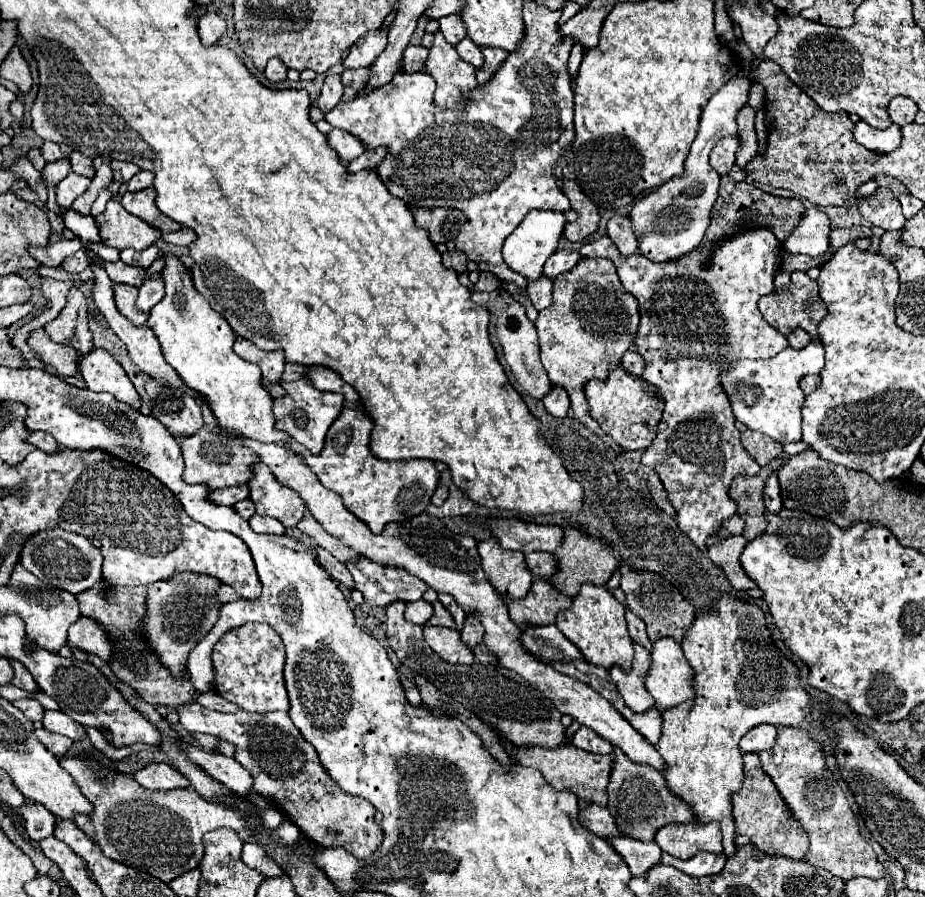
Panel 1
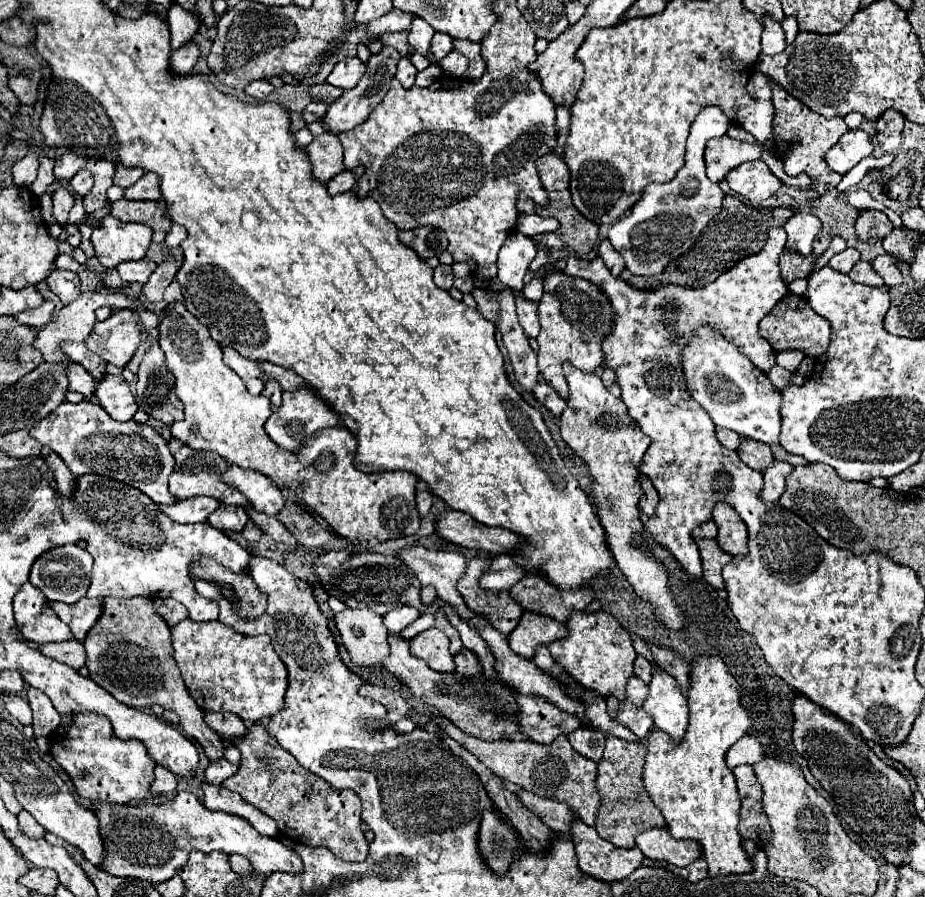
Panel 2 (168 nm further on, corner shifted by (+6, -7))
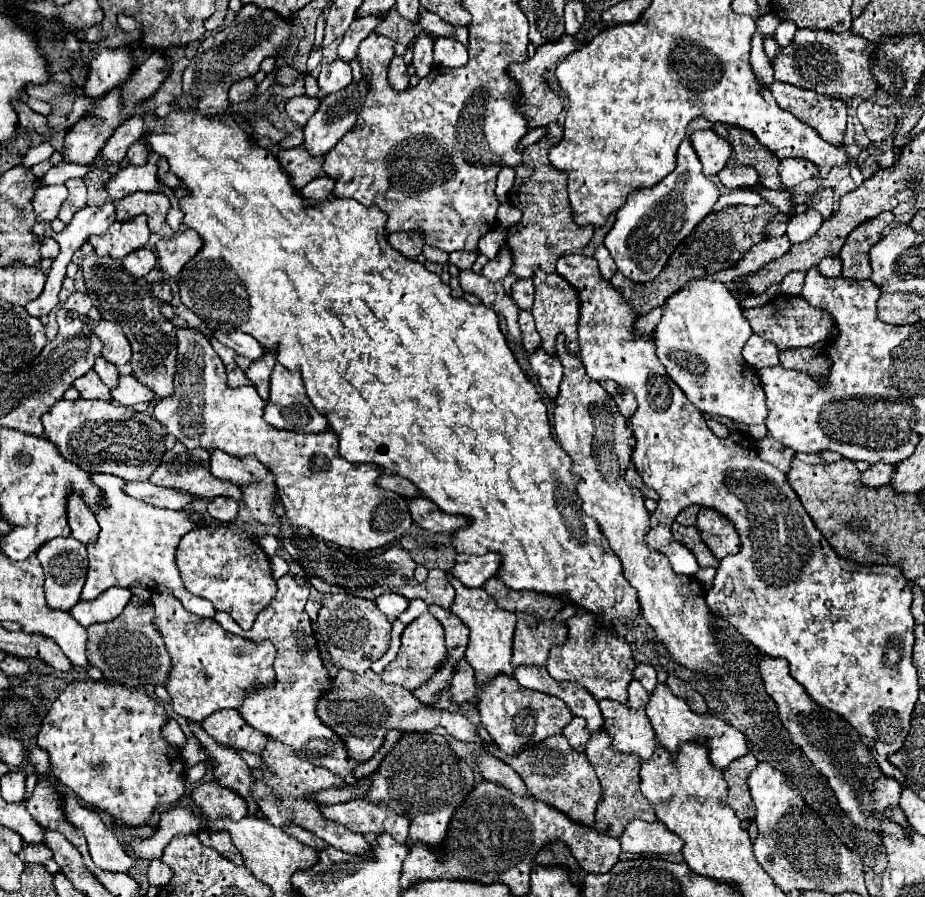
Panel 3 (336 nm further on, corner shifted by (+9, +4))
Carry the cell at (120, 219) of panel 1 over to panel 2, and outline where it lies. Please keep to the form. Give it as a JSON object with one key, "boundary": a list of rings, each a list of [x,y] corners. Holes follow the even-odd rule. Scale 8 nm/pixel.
{"boundary":[[[107,215],[101,221],[101,229],[93,229],[91,235],[95,257],[103,267],[143,259],[151,245],[151,233],[145,223],[123,223]]]}

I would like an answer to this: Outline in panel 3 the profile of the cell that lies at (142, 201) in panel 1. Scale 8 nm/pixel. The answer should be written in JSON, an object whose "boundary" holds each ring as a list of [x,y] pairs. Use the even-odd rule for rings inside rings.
{"boundary":[[[134,192],[122,198],[116,208],[116,220],[130,220],[138,214],[148,216],[150,232],[158,234],[160,238],[170,238],[174,230],[166,224],[166,212],[170,210],[170,200],[166,194],[158,192]]]}

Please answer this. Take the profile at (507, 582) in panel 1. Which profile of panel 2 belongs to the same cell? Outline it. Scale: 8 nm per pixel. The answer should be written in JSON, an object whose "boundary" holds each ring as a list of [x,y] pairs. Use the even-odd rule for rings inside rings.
{"boundary":[[[473,557],[469,559],[465,575],[457,581],[457,591],[465,599],[465,605],[487,619],[497,631],[501,631],[505,637],[517,627],[517,621],[521,619],[521,609],[509,601],[507,591],[485,591],[477,587],[477,577],[481,577],[481,569],[489,565],[487,557]]]}

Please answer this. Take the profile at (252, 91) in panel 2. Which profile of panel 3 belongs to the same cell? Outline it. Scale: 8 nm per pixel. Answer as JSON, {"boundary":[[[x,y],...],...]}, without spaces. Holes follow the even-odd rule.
{"boundary":[[[244,78],[240,82],[236,82],[232,88],[230,88],[230,100],[232,102],[242,102],[242,100],[248,100],[256,94],[258,90],[258,84],[254,78]]]}

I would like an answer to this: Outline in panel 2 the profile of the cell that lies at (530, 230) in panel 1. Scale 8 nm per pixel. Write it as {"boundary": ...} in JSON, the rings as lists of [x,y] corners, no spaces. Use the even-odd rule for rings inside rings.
{"boundary":[[[511,233],[509,241],[501,247],[499,259],[497,259],[497,279],[515,291],[521,291],[525,285],[525,273],[529,269],[529,263],[533,261],[537,253],[537,245],[531,237],[521,235],[521,233]]]}

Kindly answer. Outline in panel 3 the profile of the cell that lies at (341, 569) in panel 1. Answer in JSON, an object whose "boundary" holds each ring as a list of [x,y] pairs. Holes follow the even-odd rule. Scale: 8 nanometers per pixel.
{"boundary":[[[180,442],[174,444],[172,450],[166,450],[160,466],[156,468],[156,472],[150,476],[150,482],[156,486],[166,486],[166,488],[176,488],[176,490],[186,490],[198,498],[216,498],[216,496],[228,496],[234,498],[238,504],[242,504],[242,488],[226,482],[226,480],[218,480],[210,474],[210,452],[204,448],[196,448],[190,450],[186,446],[182,446]]]}

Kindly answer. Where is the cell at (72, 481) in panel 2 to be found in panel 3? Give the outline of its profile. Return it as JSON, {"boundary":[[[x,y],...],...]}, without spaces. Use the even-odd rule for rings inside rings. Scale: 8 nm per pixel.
{"boundary":[[[70,492],[70,498],[66,500],[66,510],[68,510],[68,524],[72,528],[72,536],[82,544],[94,542],[100,532],[100,526],[94,514],[88,510],[86,502],[82,502],[82,496],[78,492]]]}

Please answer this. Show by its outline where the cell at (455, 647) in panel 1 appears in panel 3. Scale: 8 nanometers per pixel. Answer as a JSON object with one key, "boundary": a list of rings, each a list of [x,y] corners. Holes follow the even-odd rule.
{"boundary":[[[426,612],[414,622],[410,622],[410,626],[406,626],[406,630],[402,632],[402,644],[396,660],[390,662],[380,676],[386,684],[398,684],[408,690],[414,690],[422,686],[422,682],[428,682],[434,676],[434,670],[438,670],[438,662],[442,662],[442,658],[446,658],[444,628],[430,612]]]}

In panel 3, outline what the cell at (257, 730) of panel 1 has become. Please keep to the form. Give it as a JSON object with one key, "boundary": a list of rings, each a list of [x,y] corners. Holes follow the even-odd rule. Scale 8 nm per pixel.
{"boundary":[[[268,738],[266,750],[262,750],[262,762],[266,768],[254,768],[254,800],[258,802],[258,808],[268,816],[270,824],[274,826],[302,826],[310,830],[314,836],[322,838],[330,846],[348,852],[348,854],[368,854],[368,842],[364,840],[362,834],[354,834],[352,830],[346,830],[346,826],[338,826],[338,822],[326,822],[320,812],[320,802],[310,802],[310,794],[316,794],[318,790],[328,790],[328,788],[342,788],[346,782],[342,776],[320,768],[312,766],[310,762],[300,760],[290,746],[282,742],[274,742],[274,738]]]}

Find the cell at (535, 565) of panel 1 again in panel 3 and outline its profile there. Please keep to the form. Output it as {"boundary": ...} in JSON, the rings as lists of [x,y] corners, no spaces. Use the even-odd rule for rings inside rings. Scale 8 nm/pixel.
{"boundary":[[[458,554],[454,568],[450,570],[462,584],[470,588],[480,588],[486,580],[498,574],[498,566],[502,558],[500,554],[484,554],[484,556],[468,556],[468,554]]]}

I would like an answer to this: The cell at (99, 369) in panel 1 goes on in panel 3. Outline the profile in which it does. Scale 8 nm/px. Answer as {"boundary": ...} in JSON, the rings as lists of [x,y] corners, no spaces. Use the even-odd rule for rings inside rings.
{"boundary":[[[120,376],[118,386],[112,390],[112,398],[120,404],[132,408],[138,402],[152,402],[154,392],[150,392],[146,386],[142,386],[134,376]]]}

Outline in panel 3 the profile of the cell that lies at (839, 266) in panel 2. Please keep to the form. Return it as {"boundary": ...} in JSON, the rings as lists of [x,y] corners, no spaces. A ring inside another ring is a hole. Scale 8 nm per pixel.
{"boundary":[[[824,258],[820,264],[818,264],[818,270],[824,274],[824,276],[840,276],[842,274],[842,262],[840,258]]]}

